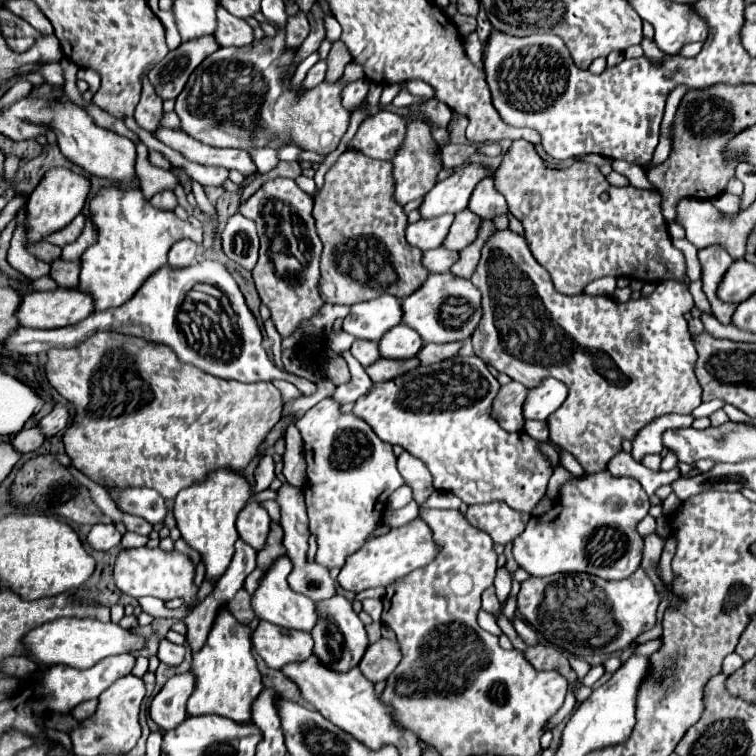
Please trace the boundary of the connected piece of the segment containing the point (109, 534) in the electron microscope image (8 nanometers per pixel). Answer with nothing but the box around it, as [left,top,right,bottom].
[87,524,123,550]

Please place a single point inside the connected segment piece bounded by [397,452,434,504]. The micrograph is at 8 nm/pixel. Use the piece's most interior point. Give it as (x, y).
(416, 475)

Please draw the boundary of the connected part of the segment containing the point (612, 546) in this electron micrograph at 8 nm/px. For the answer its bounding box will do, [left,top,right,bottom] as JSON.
[513,470,649,580]

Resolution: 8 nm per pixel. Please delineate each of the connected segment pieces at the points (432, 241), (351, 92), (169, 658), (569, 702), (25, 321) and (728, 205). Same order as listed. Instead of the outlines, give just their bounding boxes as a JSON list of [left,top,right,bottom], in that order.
[[407,214,453,252],[341,78,370,110],[157,640,185,668],[546,690,576,731],[19,288,95,328],[711,194,741,214]]

